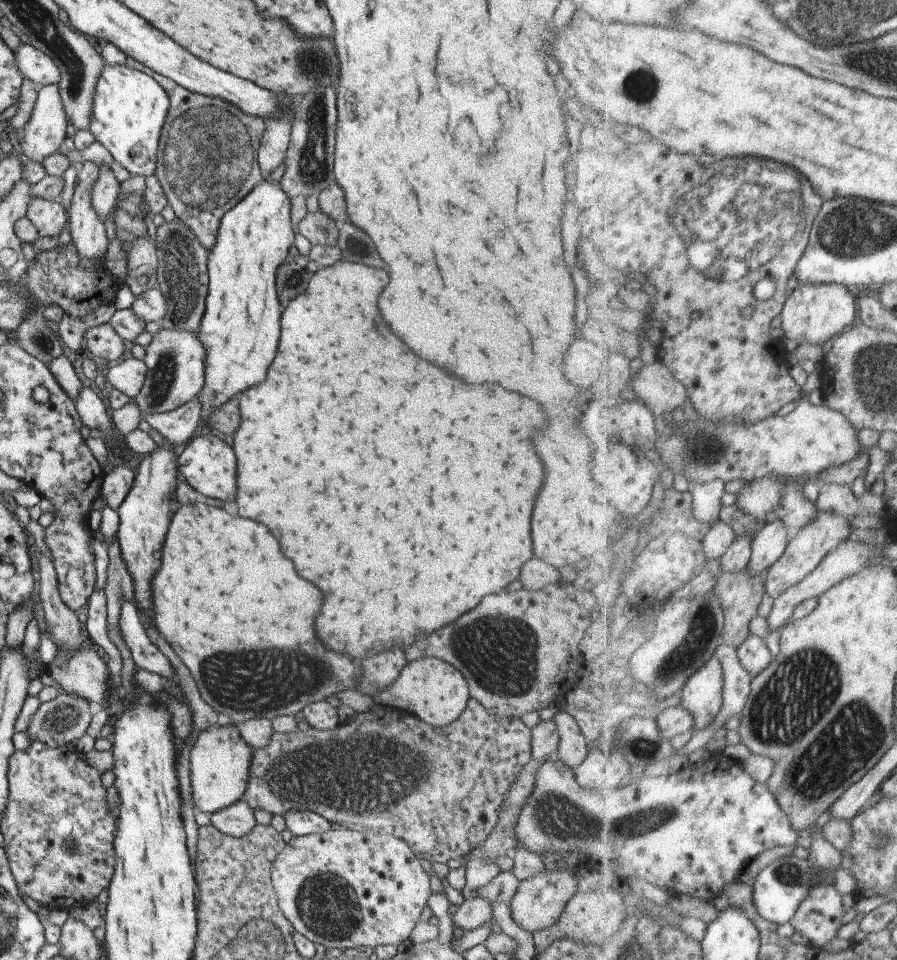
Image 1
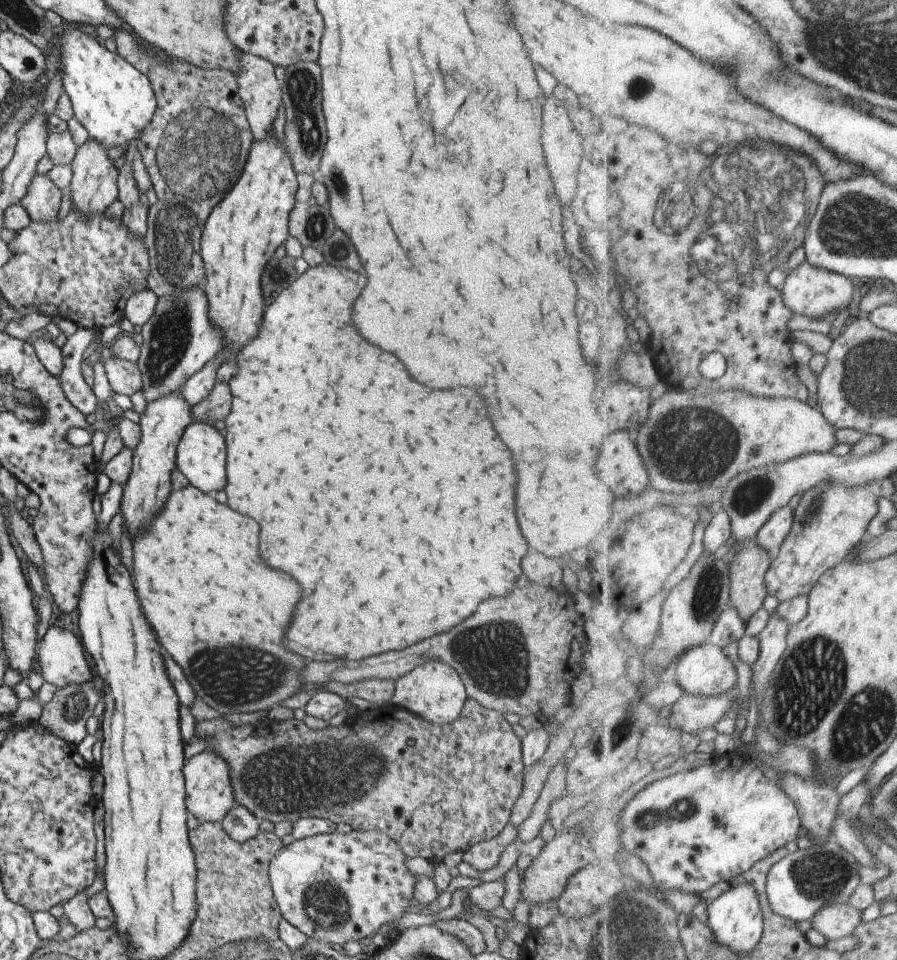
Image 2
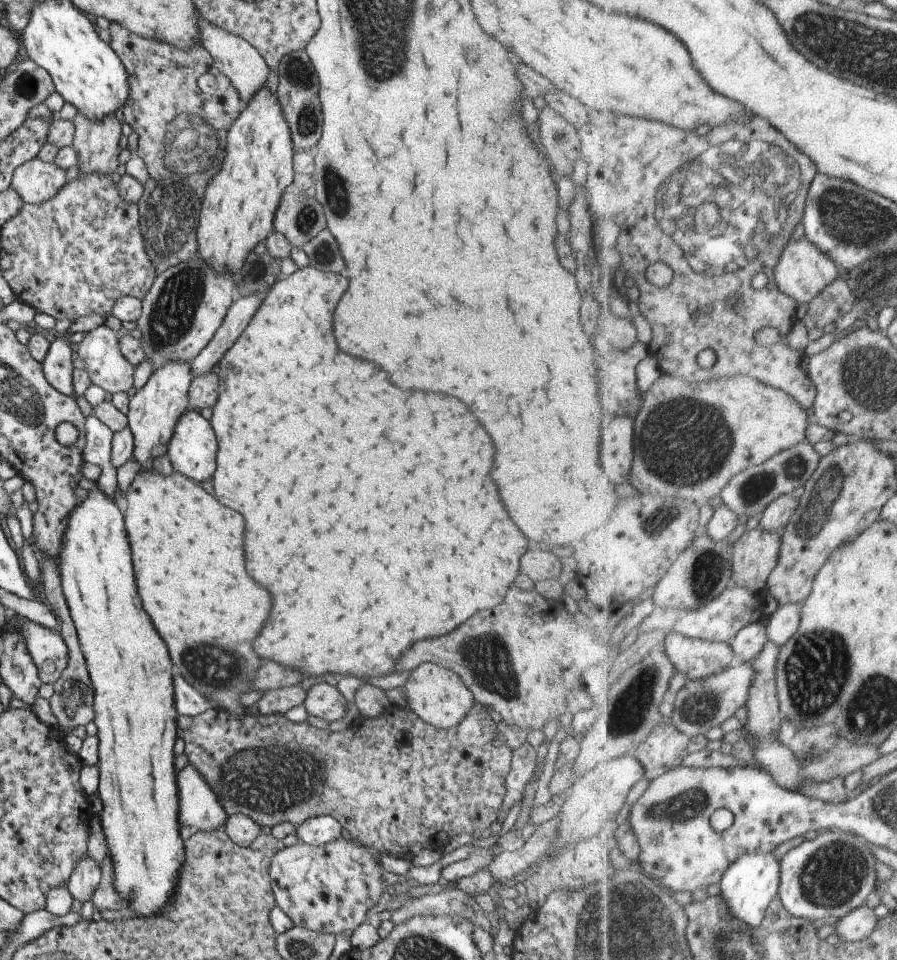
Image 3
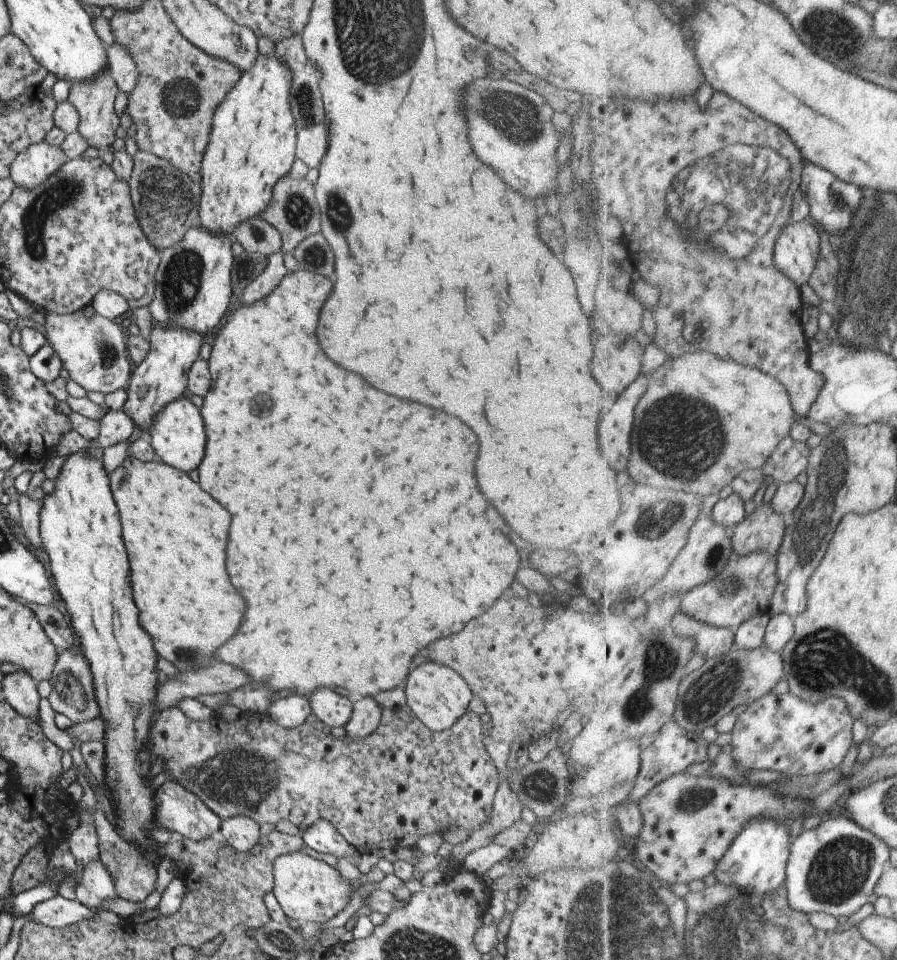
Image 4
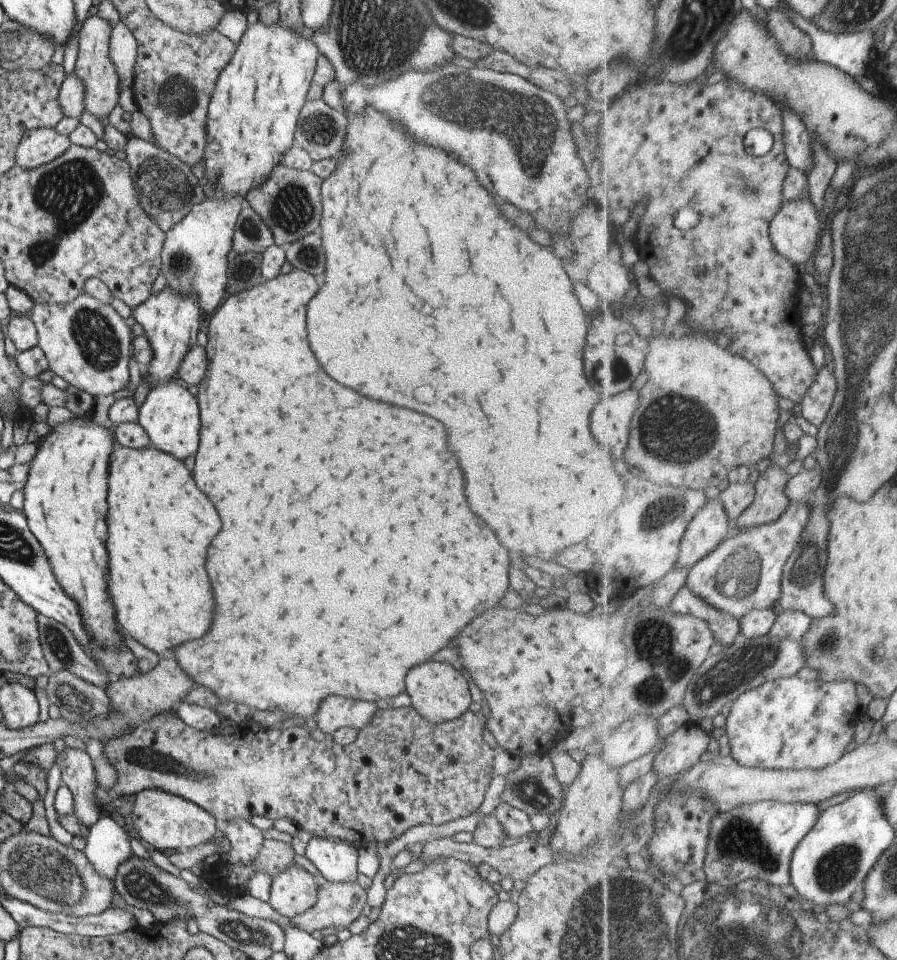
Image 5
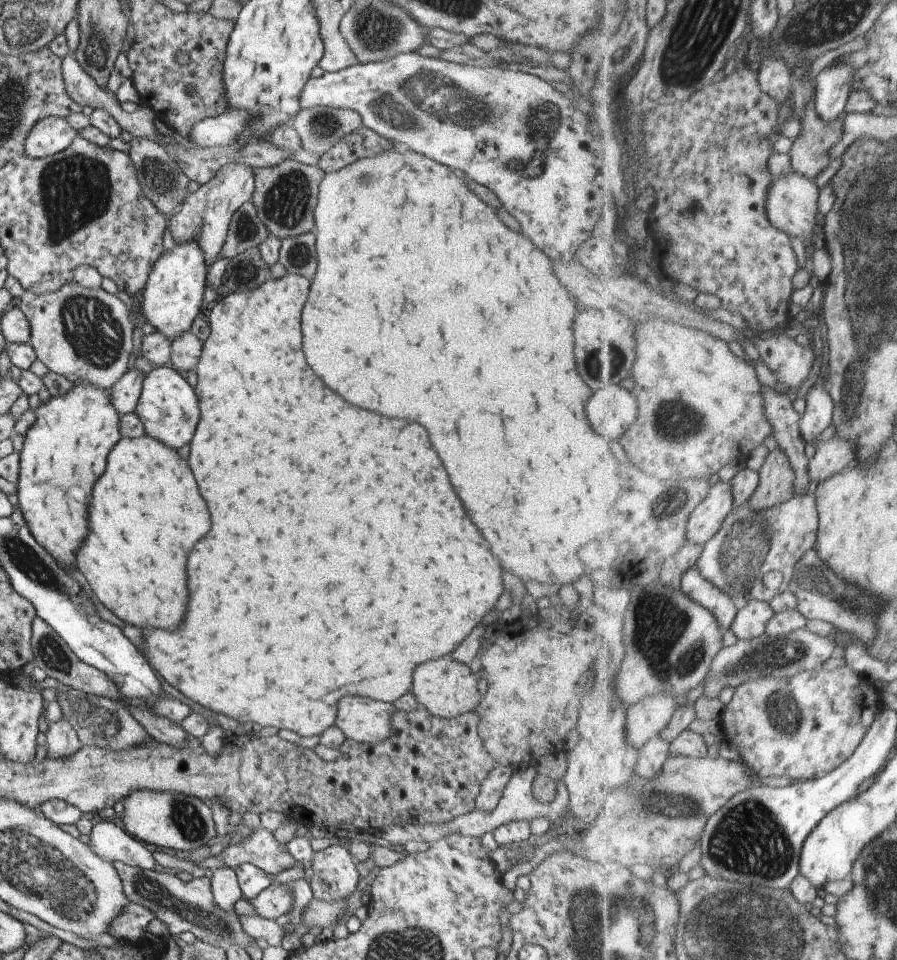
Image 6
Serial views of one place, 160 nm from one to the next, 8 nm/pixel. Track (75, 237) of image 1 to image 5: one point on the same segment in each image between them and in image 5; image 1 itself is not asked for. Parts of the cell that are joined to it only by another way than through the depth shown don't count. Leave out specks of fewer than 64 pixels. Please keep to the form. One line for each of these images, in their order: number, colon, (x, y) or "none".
2: (93, 186)
3: (95, 142)
4: (93, 100)
5: (92, 66)

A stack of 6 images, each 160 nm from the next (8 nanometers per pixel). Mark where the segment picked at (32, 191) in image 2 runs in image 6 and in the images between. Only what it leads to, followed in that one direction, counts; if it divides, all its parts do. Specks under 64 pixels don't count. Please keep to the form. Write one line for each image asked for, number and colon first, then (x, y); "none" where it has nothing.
3: (34, 181)
4: (30, 167)
5: (36, 147)
6: (49, 135)

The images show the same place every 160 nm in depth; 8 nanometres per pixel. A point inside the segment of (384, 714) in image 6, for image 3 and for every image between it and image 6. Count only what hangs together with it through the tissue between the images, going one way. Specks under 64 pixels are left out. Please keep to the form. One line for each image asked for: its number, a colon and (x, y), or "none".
3: (323, 701)
4: (331, 709)
5: (334, 712)

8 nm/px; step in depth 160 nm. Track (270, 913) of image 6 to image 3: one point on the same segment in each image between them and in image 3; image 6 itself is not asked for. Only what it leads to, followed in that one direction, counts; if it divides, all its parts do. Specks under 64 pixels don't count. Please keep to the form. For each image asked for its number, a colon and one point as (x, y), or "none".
3: (330, 888)
4: (305, 888)
5: (293, 890)

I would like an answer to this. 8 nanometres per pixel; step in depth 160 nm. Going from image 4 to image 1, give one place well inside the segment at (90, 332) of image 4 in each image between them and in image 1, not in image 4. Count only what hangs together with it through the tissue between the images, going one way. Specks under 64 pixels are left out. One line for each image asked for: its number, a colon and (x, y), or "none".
1: (128, 376)
2: (123, 377)
3: (106, 368)

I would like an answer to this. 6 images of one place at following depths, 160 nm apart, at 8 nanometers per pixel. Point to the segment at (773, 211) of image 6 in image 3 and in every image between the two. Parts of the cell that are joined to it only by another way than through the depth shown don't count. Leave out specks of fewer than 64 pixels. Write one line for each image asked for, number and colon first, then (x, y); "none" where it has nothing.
3: (804, 272)
4: (798, 250)
5: (796, 230)

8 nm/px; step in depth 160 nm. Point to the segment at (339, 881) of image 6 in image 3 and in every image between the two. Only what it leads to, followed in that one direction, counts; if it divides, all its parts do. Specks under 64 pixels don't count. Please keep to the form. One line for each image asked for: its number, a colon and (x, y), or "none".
3: (316, 831)
4: (321, 836)
5: (335, 861)

